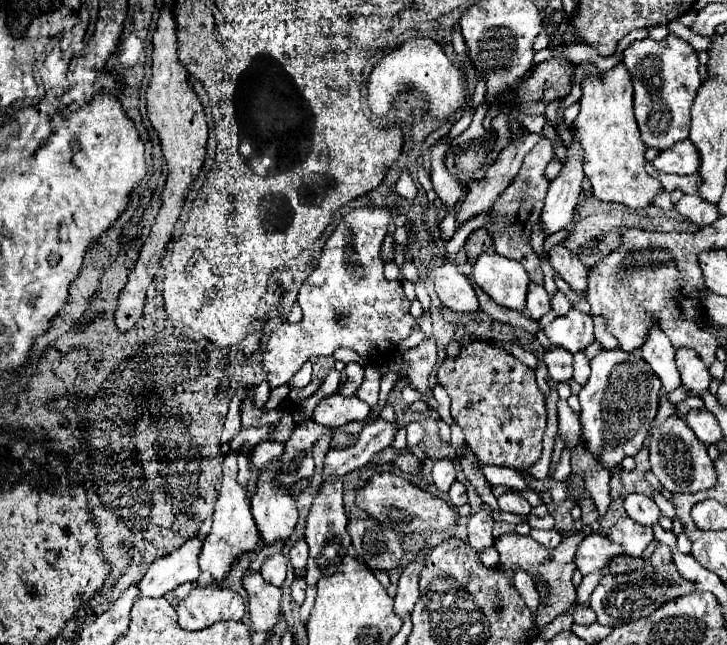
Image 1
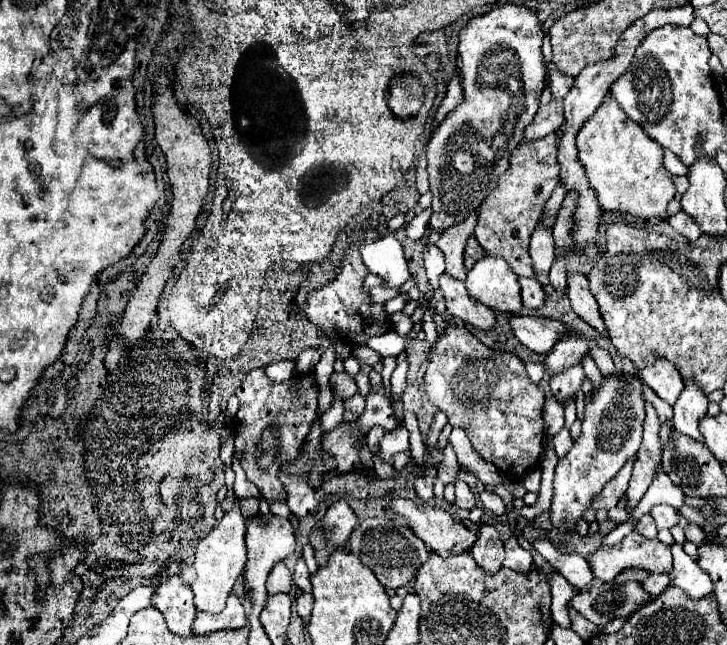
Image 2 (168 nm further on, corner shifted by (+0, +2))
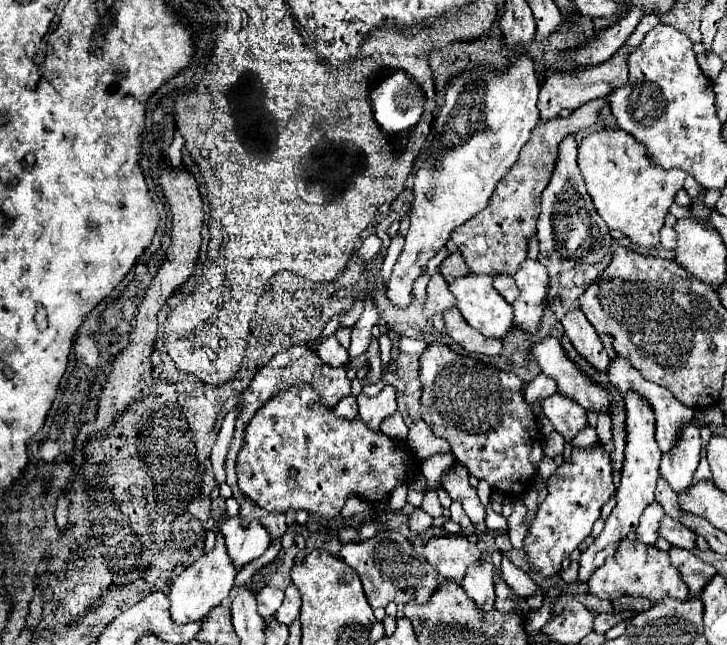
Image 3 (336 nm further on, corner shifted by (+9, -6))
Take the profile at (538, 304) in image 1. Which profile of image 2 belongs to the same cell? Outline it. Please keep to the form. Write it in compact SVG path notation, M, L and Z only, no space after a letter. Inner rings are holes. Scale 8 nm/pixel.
M520 278L520 288L522 288L522 302L528 310L536 310L540 306L544 306L546 294L542 290L542 286L538 284L538 280L534 278Z

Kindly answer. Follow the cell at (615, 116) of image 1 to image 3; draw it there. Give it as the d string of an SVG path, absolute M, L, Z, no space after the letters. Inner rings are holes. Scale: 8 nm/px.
M601 128L587 134L579 142L579 168L599 216L611 230L621 230L639 246L651 248L659 244L659 230L675 192L683 188L685 172L657 168L645 156L645 148L621 128Z

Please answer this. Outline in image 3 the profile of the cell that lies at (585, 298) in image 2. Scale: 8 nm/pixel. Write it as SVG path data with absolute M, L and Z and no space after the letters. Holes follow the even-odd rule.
M571 308L563 316L561 324L565 328L565 334L571 338L573 346L579 350L579 354L583 358L587 358L597 370L607 372L607 368L609 368L607 352L595 332L595 328L589 324L585 314L581 312L581 308Z

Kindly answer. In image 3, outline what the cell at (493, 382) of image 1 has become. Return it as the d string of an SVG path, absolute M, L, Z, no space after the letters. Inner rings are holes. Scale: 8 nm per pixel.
M443 342L429 344L421 354L419 362L419 380L423 386L421 414L433 434L447 440L453 456L469 470L469 474L479 480L487 480L493 490L509 494L521 494L523 490L527 490L533 482L531 478L537 474L543 446L537 418L523 398L523 382L513 372L505 372L495 366L477 362L471 356L461 356Z

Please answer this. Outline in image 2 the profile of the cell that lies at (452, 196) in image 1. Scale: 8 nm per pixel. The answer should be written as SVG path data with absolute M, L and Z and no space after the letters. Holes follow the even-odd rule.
M504 4L484 16L476 16L460 30L458 70L462 78L464 102L446 114L426 148L426 170L432 192L432 214L428 220L430 230L444 232L446 228L460 224L468 214L474 212L474 208L484 202L484 198L496 188L498 178L508 170L510 156L524 140L524 128L534 120L542 90L546 86L546 66L540 50L542 38L544 32L536 14L530 8L514 4Z

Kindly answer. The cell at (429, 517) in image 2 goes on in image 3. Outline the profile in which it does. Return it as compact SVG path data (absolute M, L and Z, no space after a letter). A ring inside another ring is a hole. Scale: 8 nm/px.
M433 536L423 546L425 560L433 564L441 578L461 582L467 566L479 562L481 552L465 536Z

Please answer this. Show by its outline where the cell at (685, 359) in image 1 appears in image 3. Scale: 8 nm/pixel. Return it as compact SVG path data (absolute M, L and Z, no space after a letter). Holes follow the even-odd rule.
M695 422L683 424L677 444L663 454L659 474L669 482L669 486L679 494L683 492L699 466L701 458L701 436Z

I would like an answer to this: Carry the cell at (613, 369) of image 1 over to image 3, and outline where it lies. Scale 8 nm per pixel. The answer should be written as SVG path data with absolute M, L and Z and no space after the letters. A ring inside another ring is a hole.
M595 442L591 450L573 448L571 460L557 466L555 474L547 480L547 492L547 498L539 504L535 520L529 526L525 552L535 570L543 576L553 576L561 570L561 562L591 534L603 504L615 492L611 454L599 442Z

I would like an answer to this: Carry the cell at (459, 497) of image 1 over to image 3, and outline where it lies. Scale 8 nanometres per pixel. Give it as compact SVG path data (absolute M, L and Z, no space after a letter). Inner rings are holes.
M455 500L455 502L451 504L449 512L451 512L451 520L453 520L453 522L457 522L457 524L461 524L463 528L467 528L467 526L471 524L471 520L467 518L467 514L465 514L465 512L463 512L463 508L461 508L461 502L457 502L457 500Z

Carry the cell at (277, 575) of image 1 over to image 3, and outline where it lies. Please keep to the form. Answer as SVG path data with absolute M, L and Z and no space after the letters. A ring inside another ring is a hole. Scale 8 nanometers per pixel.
M265 586L257 592L257 602L259 602L259 614L265 620L269 620L275 616L279 606L283 604L283 590L273 588L273 586Z

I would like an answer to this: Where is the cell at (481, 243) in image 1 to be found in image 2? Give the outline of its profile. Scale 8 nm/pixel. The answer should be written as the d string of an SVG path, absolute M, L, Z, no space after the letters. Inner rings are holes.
M470 236L466 242L466 250L464 250L464 266L470 270L484 256L486 256L486 252L482 252L482 246L474 240L474 236Z

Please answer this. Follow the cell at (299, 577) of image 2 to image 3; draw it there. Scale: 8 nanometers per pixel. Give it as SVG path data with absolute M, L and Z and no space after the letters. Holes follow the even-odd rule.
M289 584L289 586L285 588L283 606L281 606L279 612L275 614L275 620L289 626L289 624L299 616L299 608L301 608L301 596L299 596L297 588L293 588L293 584Z

